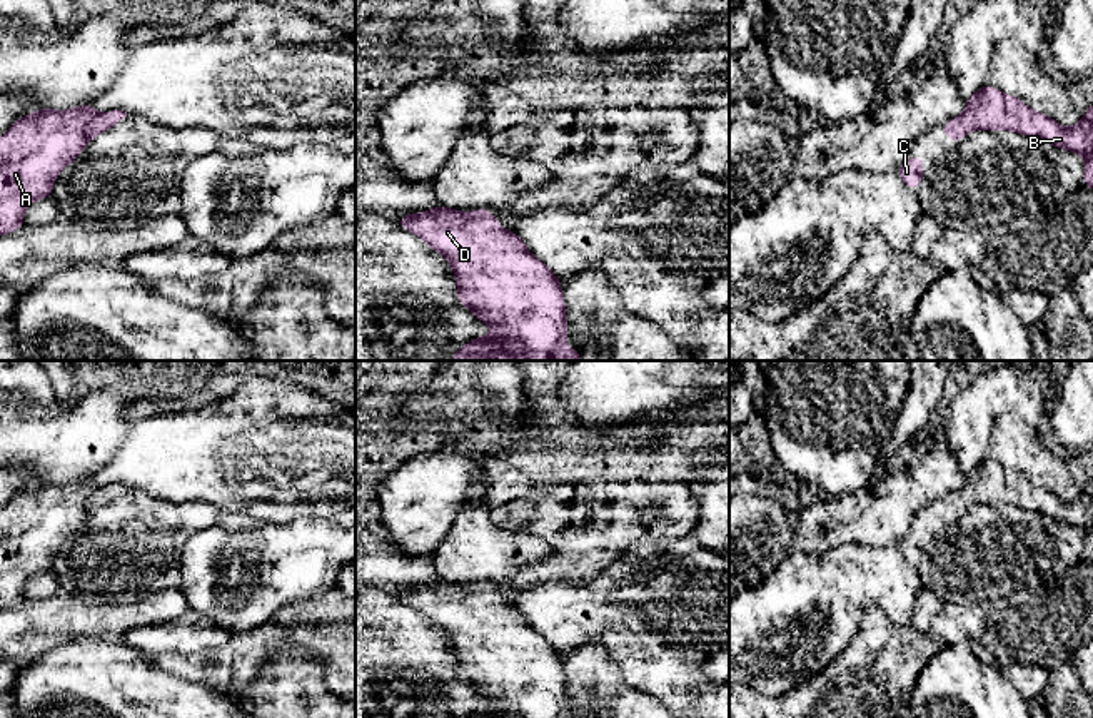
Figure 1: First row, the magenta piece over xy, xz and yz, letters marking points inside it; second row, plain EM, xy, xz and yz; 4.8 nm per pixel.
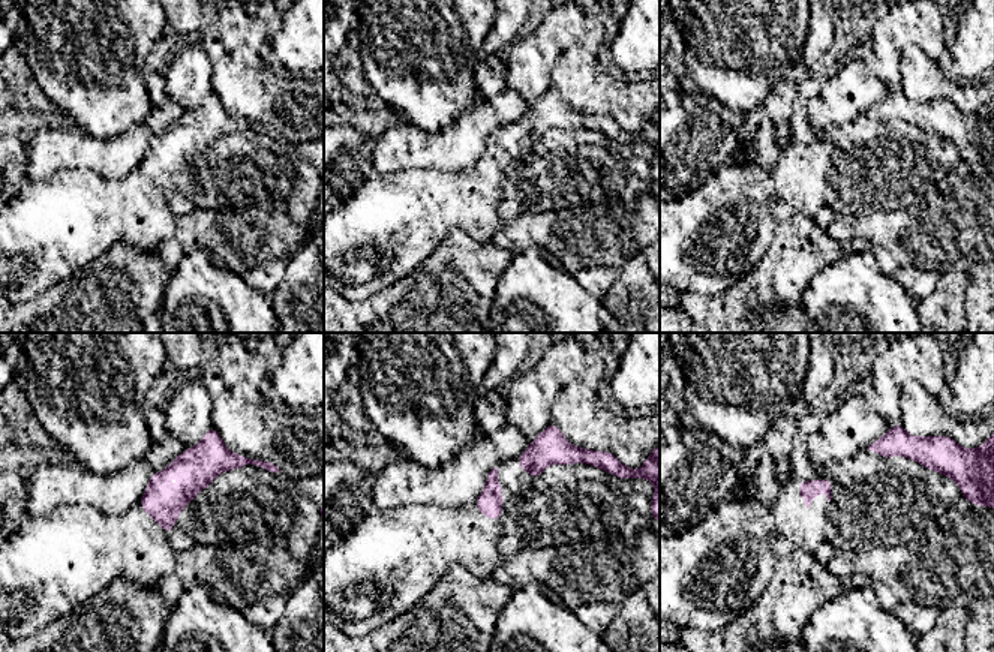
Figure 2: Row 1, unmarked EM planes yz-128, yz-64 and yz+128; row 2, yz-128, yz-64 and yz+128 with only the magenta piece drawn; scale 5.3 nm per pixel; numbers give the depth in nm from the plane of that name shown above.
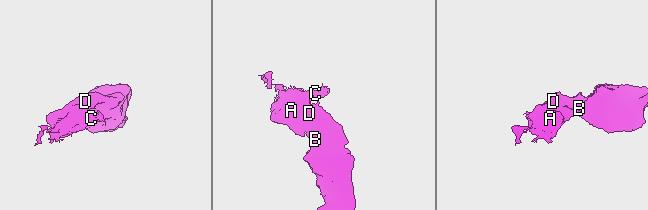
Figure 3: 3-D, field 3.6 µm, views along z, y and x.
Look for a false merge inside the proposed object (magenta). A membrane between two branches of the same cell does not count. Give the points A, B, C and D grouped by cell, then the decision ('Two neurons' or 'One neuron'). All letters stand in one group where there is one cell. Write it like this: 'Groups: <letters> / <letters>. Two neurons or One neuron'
Groups: A B C D. One neuron

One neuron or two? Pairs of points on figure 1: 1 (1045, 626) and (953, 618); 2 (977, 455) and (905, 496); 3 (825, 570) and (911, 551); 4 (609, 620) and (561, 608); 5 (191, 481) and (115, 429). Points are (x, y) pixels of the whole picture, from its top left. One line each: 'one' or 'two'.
1: one
2: two
3: one
4: one
5: two

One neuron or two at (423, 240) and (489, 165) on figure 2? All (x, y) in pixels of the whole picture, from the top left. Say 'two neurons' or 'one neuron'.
one neuron

